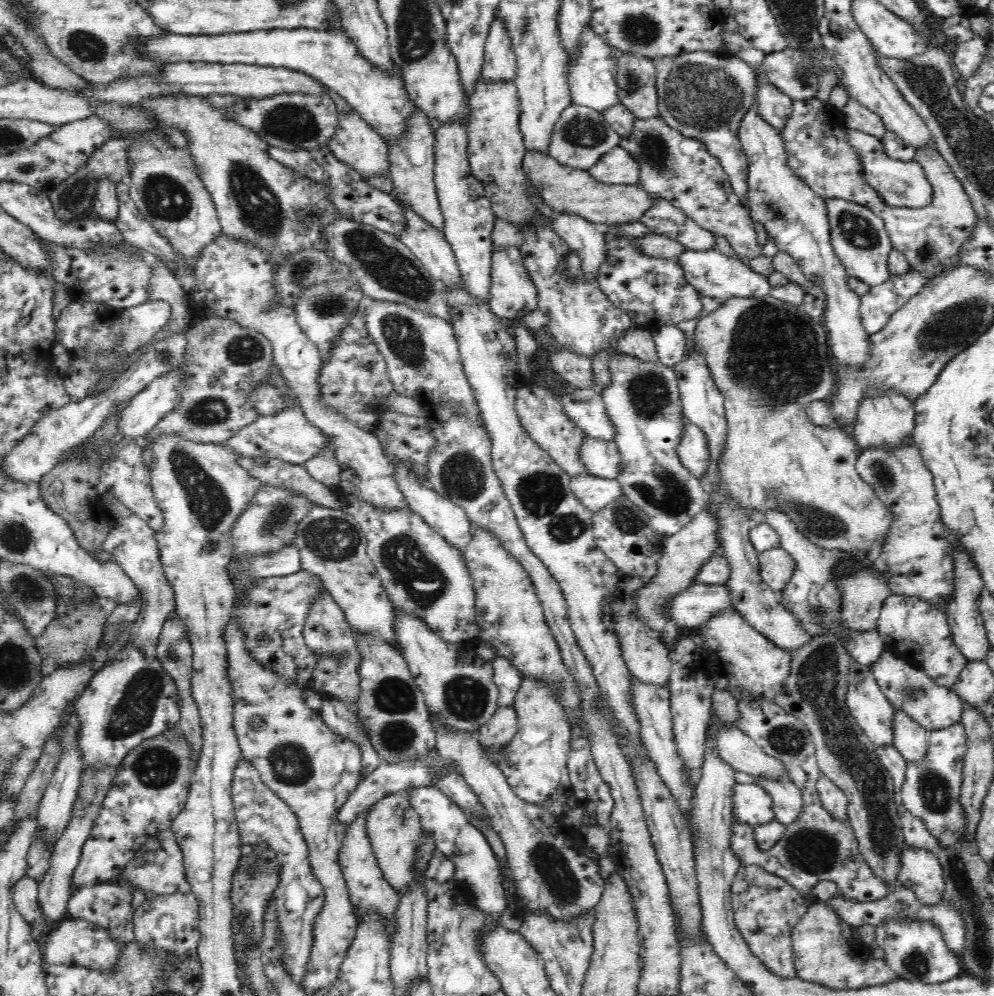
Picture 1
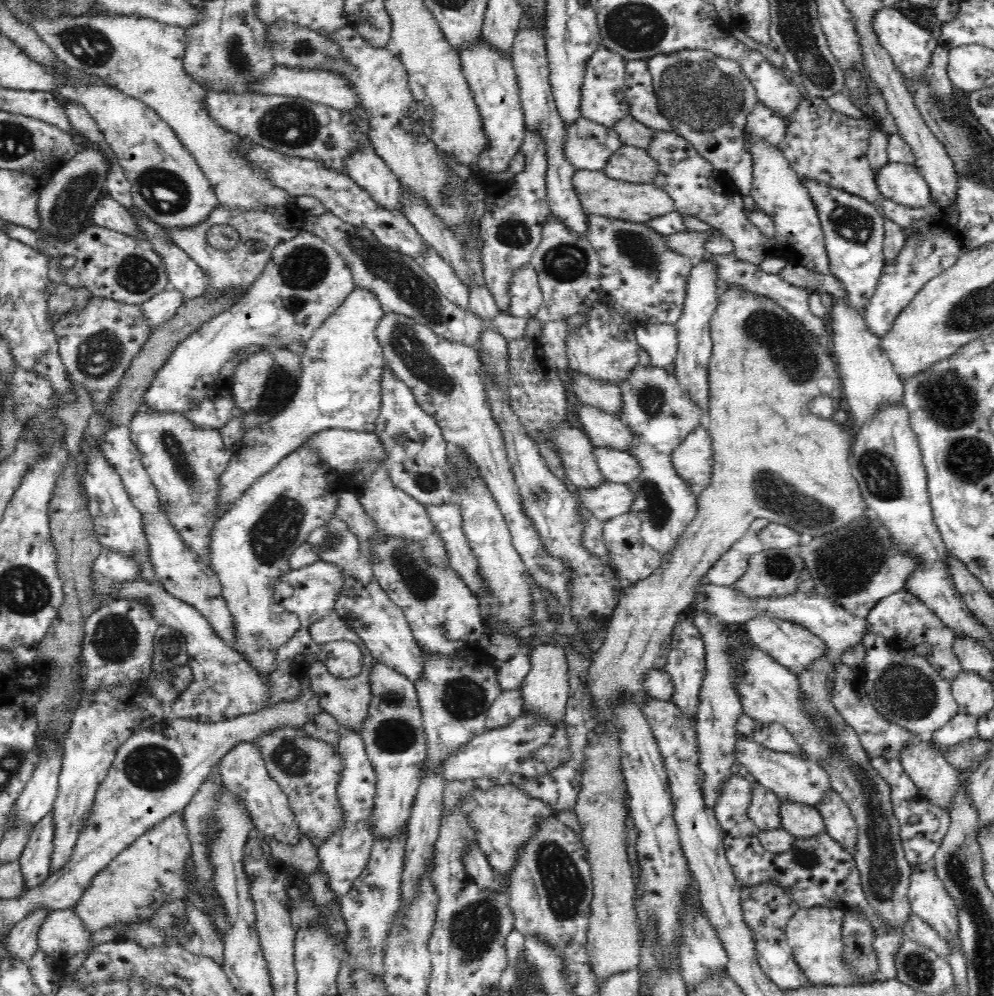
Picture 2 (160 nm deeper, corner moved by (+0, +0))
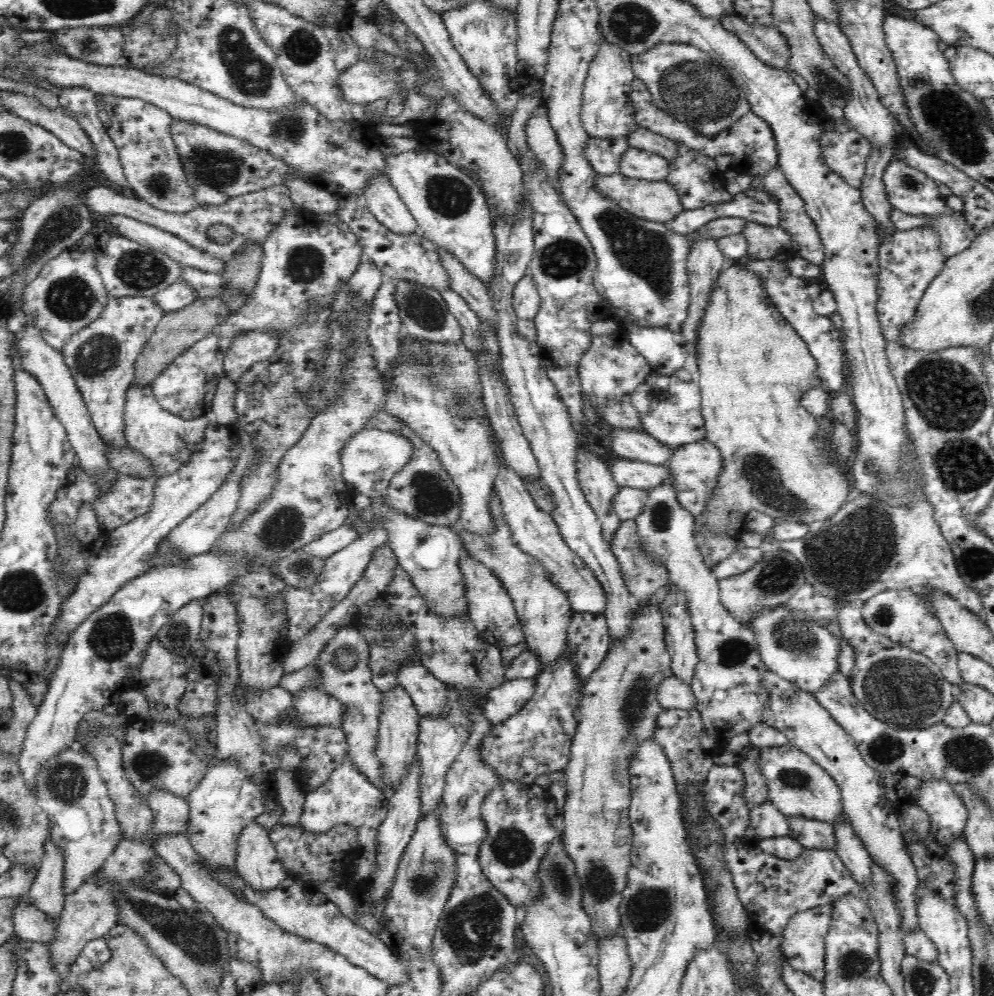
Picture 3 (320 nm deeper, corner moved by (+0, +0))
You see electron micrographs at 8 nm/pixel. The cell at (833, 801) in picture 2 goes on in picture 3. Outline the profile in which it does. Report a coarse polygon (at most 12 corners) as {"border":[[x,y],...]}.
{"border":[[845,821],[835,827],[836,853],[861,889],[870,886],[872,859]]}

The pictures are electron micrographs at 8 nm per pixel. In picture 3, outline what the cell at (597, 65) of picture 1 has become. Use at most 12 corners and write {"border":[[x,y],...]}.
{"border":[[602,38],[583,90],[589,138],[639,127],[631,54]]}

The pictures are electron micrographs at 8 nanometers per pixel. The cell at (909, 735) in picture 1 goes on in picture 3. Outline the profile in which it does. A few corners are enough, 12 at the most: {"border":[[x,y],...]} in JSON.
{"border":[[922,778],[917,803],[947,848],[969,811],[954,784]]}

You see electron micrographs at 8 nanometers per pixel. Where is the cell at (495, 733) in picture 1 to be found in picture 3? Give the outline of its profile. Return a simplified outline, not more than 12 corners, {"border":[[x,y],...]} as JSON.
{"border":[[536,678],[507,680],[482,709],[496,726],[535,694]]}

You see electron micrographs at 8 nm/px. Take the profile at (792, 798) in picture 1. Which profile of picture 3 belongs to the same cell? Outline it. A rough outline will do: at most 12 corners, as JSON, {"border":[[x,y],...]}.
{"border":[[789,818],[790,837],[805,848],[836,851],[835,827]]}

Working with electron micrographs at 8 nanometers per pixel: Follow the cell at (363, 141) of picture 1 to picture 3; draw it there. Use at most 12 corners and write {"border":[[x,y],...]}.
{"border":[[386,174],[364,186],[370,213],[392,233],[412,235],[417,221]]}

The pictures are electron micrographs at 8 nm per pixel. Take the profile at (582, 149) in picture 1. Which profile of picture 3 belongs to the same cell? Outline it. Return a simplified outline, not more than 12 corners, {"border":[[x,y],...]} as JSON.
{"border":[[622,137],[588,138],[584,153],[597,174],[618,173]]}

